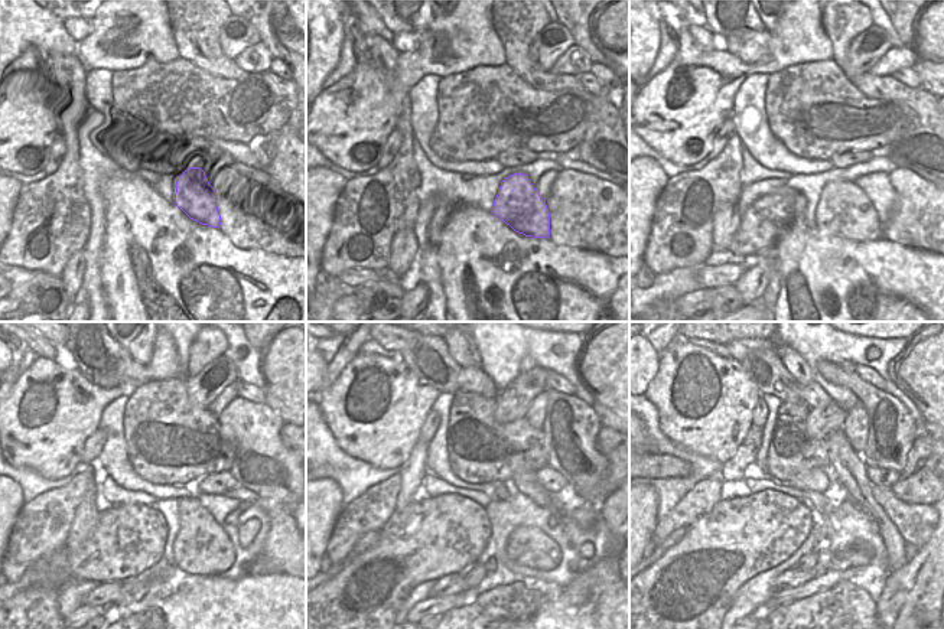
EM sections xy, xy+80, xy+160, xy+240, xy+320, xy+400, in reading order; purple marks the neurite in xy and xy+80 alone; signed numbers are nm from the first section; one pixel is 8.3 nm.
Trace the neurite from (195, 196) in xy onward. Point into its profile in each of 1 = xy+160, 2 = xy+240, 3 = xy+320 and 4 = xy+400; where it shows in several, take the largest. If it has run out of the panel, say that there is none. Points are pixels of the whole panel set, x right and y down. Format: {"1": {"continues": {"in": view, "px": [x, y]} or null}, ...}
{"1": {"continues": {"in": "xy+160", "px": [843, 209]}}, "2": {"continues": {"in": "xy+240", "px": [201, 547]}}, "3": {"continues": {"in": "xy+320", "px": [527, 546]}}, "4": {"continues": {"in": "xy+400", "px": [813, 479]}}}

